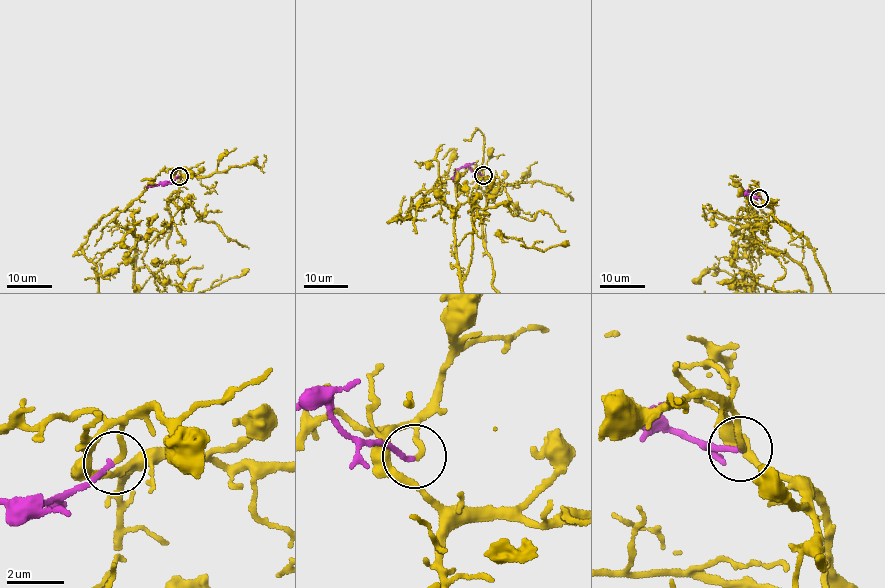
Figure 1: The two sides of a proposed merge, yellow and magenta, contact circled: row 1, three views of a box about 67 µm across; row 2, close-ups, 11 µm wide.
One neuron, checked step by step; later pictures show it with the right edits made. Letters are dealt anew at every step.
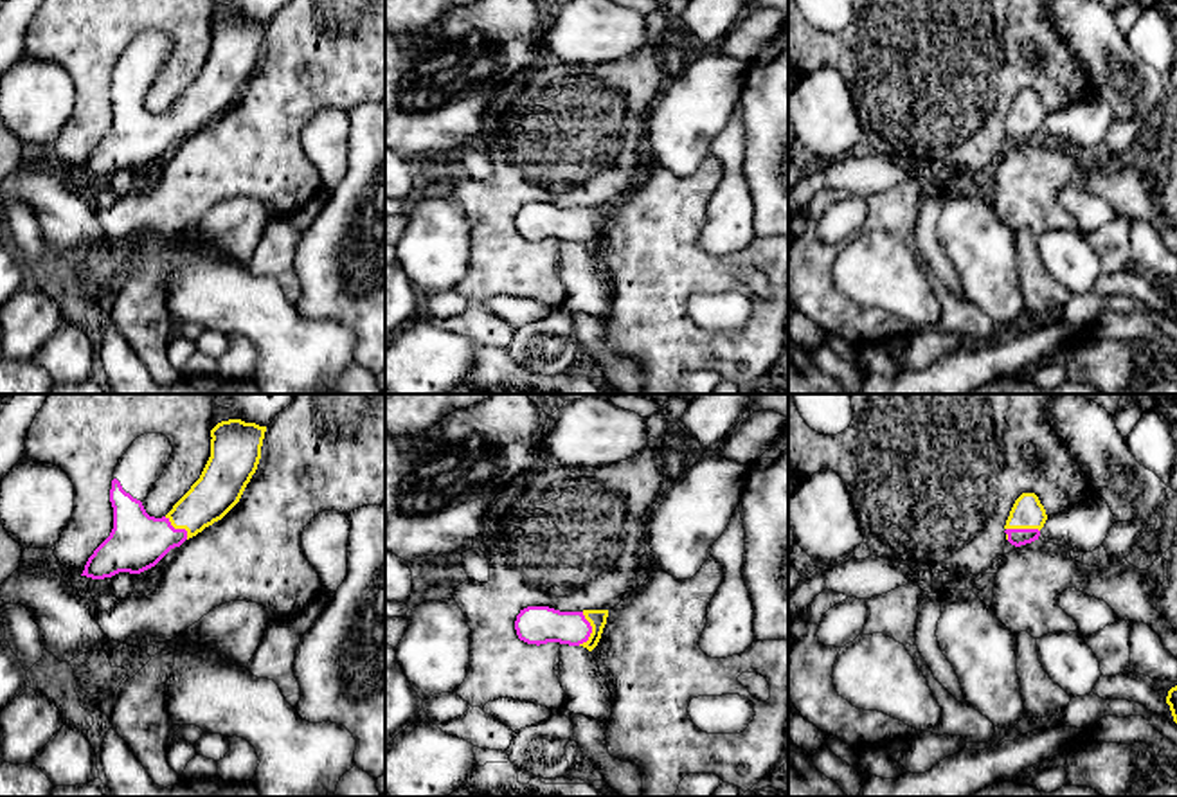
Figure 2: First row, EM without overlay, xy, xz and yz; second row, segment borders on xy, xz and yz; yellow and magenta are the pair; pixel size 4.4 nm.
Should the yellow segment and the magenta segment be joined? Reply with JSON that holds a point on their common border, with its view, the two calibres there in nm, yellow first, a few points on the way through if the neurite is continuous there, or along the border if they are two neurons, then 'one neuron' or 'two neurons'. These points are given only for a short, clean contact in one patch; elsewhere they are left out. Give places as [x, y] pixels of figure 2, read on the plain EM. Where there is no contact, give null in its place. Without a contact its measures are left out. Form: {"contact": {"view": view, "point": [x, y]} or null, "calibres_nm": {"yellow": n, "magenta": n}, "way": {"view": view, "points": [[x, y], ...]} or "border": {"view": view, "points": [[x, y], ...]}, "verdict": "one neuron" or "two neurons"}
{"contact": {"view": "xz", "point": [592, 227]}, "calibres_nm": {"yellow": 80, "magenta": 180}, "way": {"view": "xz", "points": [[596, 214], [592, 227], [537, 222]]}, "verdict": "one neuron"}

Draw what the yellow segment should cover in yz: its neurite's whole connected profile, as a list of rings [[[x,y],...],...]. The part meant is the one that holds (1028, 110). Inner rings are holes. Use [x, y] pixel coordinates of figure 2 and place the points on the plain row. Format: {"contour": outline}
{"contour": [[[1022,90],[1006,117],[1006,137],[1015,142],[1026,142],[1040,133],[1040,126],[1047,117],[1046,106],[1035,90]]]}

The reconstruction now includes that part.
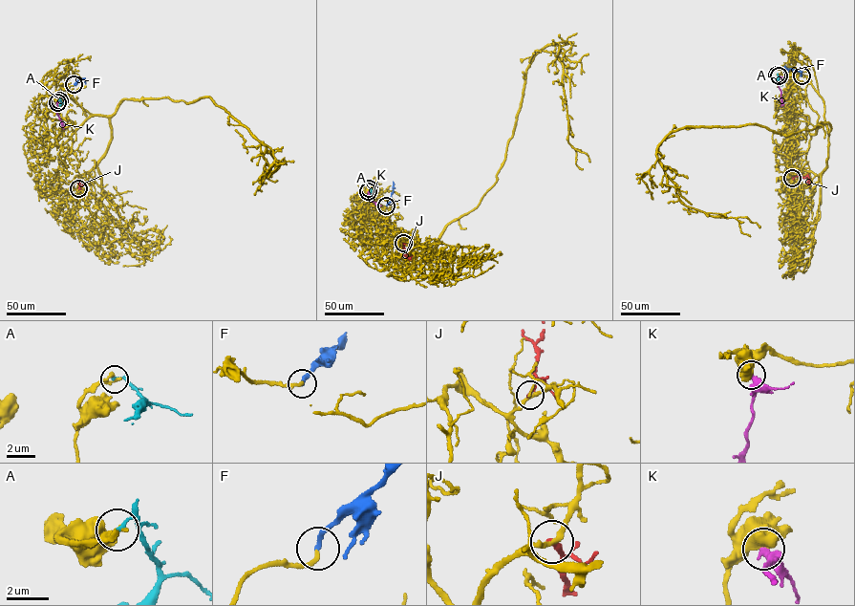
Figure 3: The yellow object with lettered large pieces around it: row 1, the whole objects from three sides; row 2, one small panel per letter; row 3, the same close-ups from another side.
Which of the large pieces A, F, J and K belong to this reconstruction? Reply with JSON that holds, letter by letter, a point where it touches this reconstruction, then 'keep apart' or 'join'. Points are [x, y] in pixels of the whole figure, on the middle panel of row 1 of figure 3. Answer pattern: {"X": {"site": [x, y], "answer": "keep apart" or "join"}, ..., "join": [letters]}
{"A": {"site": [369, 188], "answer": "keep apart"}, "F": {"site": [386, 205], "answer": "join"}, "J": {"site": [403, 243], "answer": "keep apart"}, "K": {"site": [368, 191], "answer": "keep apart"}, "join": ["F"]}

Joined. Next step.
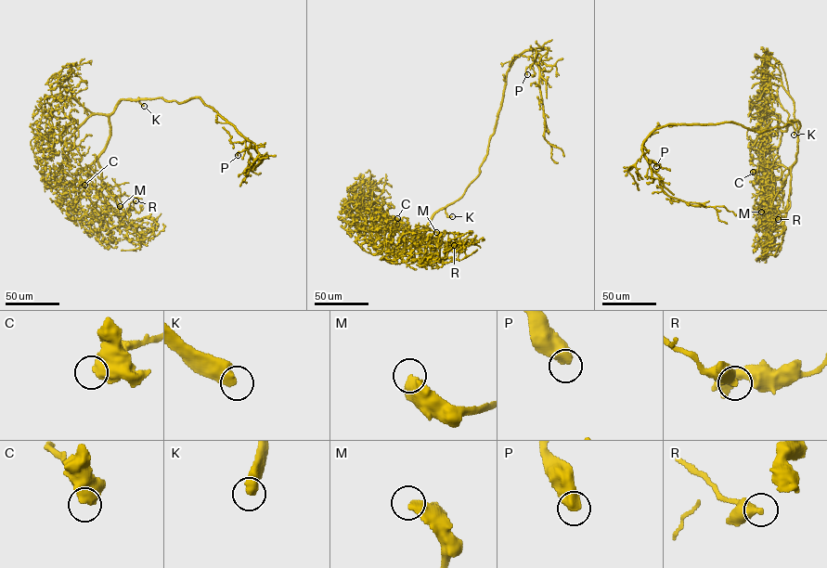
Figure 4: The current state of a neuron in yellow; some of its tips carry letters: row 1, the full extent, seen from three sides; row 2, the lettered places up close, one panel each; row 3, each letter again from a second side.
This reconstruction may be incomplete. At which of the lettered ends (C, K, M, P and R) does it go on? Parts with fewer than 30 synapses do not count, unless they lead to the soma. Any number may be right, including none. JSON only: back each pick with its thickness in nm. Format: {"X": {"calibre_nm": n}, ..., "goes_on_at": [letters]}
{"K": {"calibre_nm": 500}, "goes_on_at": ["K"]}

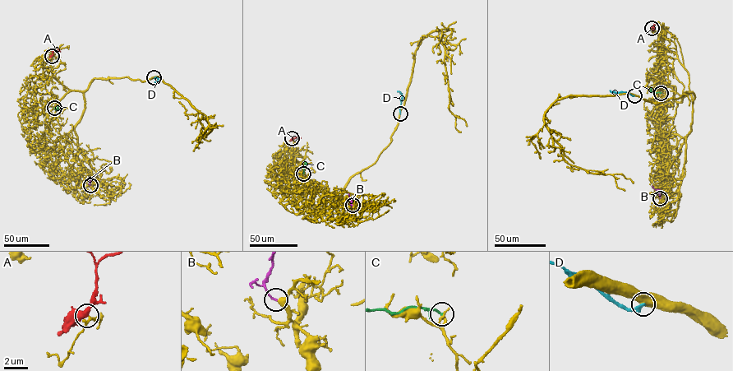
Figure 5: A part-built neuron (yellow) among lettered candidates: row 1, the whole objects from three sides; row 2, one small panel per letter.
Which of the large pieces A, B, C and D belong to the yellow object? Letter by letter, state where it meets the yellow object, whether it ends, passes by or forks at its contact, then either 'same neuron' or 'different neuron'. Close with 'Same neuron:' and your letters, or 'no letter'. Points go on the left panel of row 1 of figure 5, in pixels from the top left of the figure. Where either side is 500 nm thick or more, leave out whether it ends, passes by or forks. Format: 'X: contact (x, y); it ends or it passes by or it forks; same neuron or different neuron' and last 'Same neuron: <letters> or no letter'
A: contact (52, 56); it passes by; same neuron
B: contact (90, 185); it ends; same neuron
C: contact (54, 108); it ends; different neuron
D: contact (154, 77); different neuron
Same neuron: A, B

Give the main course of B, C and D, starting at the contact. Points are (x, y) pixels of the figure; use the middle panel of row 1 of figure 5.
B: (352, 205), (348, 193)
C: (303, 173), (305, 162)
D: (400, 113), (402, 95), (397, 91)

